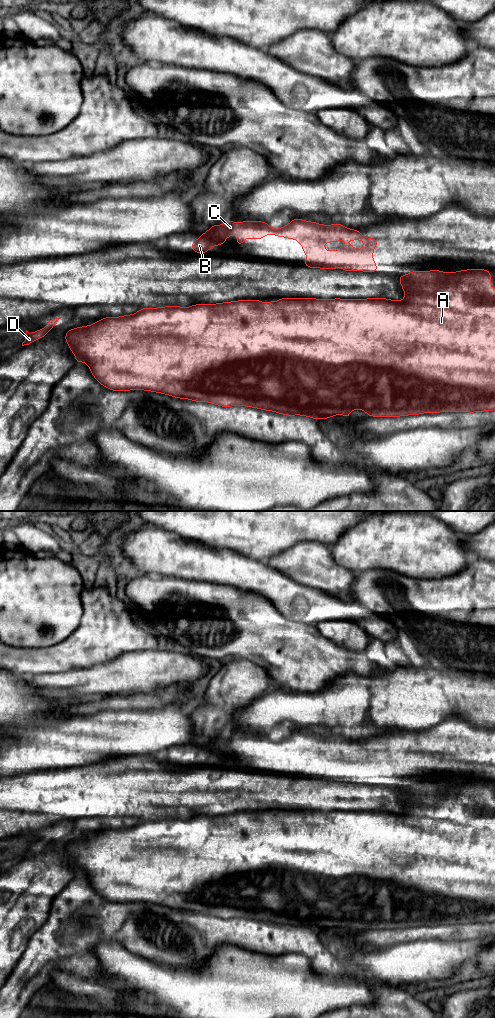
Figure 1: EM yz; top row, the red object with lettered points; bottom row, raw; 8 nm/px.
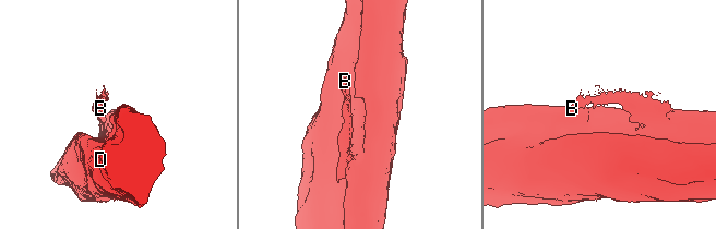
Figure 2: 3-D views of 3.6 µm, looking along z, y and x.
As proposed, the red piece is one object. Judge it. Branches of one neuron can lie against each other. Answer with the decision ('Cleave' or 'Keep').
Cleave

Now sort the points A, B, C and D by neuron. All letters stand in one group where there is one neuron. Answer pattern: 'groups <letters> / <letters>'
groups A C D / B

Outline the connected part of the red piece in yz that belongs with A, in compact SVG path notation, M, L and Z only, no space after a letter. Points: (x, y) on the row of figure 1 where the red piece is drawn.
M468 269L455 271L454 273L441 272L439 270L432 271L413 271L407 275L399 275L400 285L406 296L401 301L389 300L385 298L369 298L369 299L327 299L320 300L315 298L279 298L278 302L270 301L262 303L261 300L240 300L233 302L224 302L218 304L196 304L187 308L179 306L167 306L159 308L144 308L133 315L125 315L121 317L106 317L95 324L77 327L70 329L65 334L65 340L69 345L70 350L74 353L76 362L85 362L95 379L104 387L114 391L128 390L146 390L157 393L170 395L175 398L190 399L197 402L210 402L218 406L247 406L267 411L274 411L284 415L302 415L313 419L324 418L328 419L341 413L344 417L351 418L349 412L351 410L365 410L367 416L374 417L398 417L406 415L419 415L421 413L438 413L438 412L482 412L495 410L495 289L491 288L491 275L489 270L484 269Z

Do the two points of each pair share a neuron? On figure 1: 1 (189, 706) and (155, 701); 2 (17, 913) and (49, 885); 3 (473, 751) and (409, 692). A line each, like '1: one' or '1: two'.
1: one
2: one
3: two

